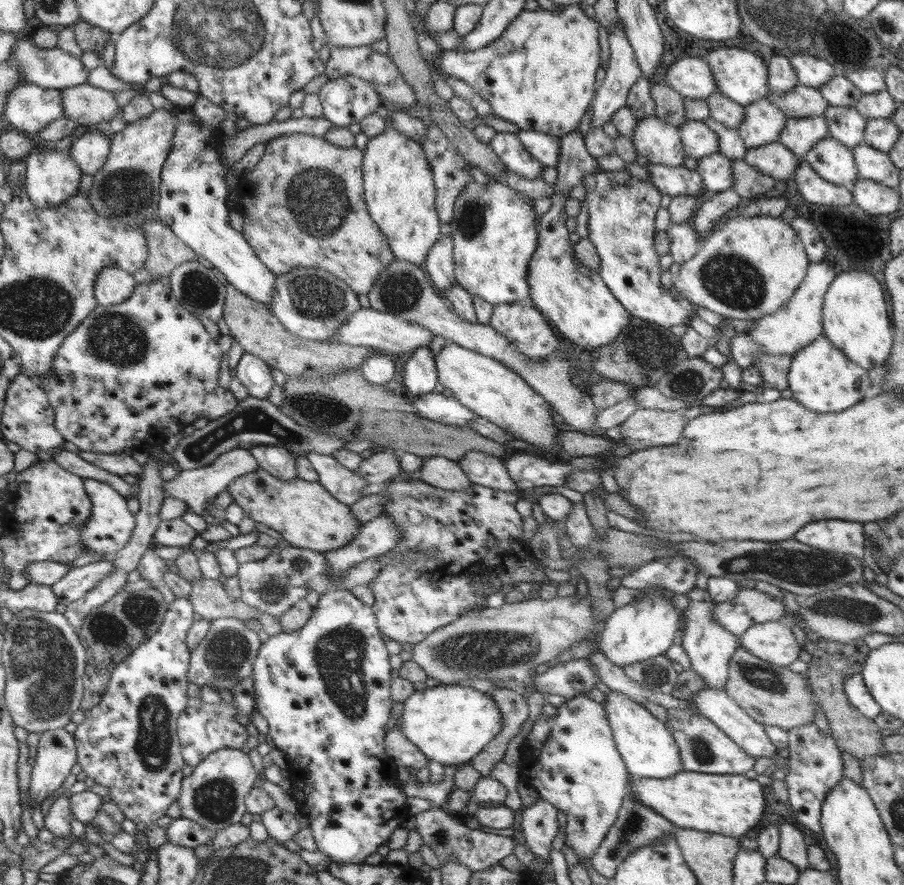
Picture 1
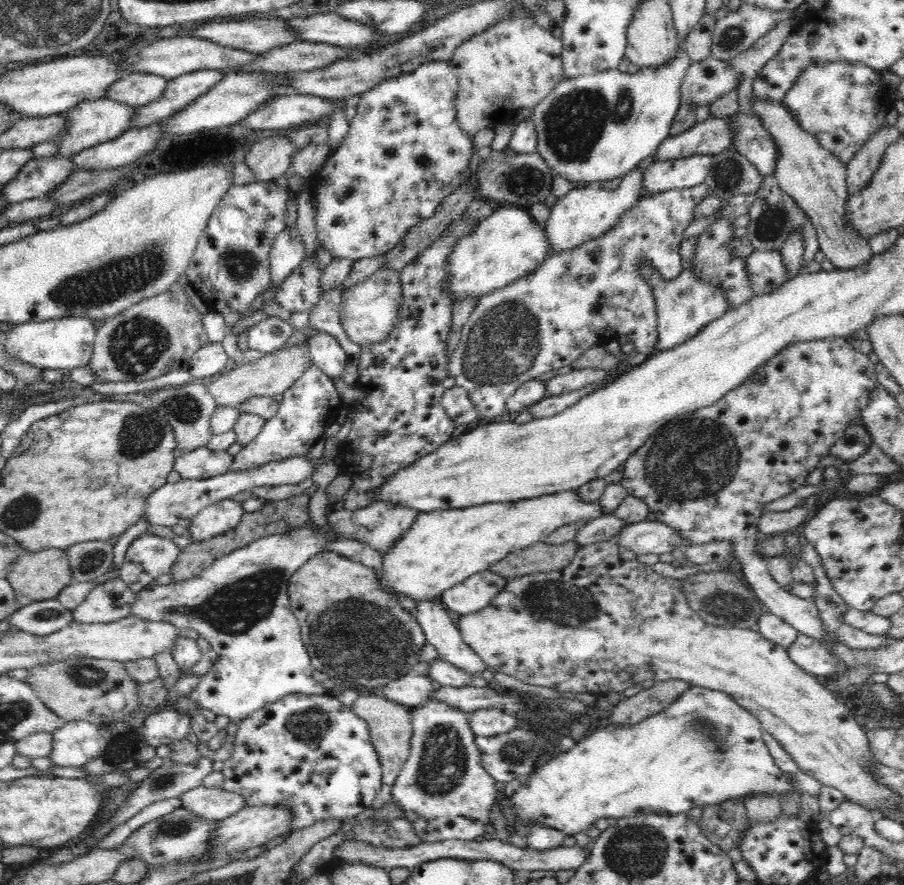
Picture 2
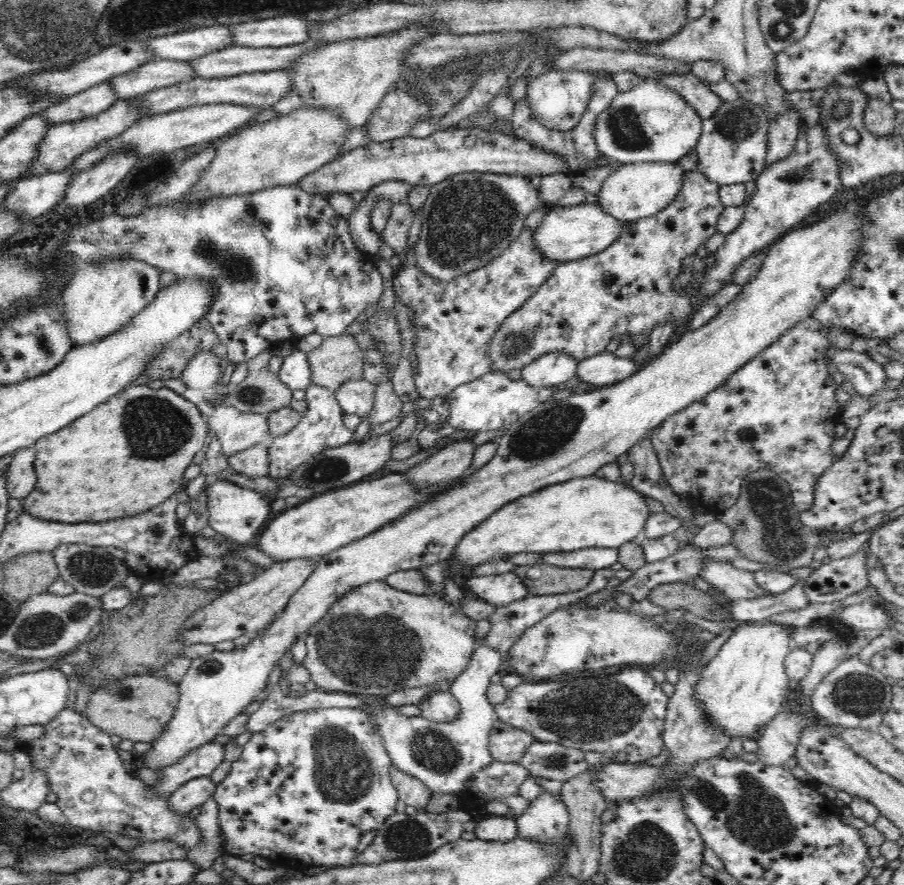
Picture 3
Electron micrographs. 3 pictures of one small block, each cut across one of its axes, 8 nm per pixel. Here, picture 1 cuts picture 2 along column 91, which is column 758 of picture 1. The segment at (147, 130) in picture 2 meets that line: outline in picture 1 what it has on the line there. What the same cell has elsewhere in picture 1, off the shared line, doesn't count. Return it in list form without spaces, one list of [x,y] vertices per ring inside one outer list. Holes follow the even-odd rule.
[[[778,141],[748,148],[743,159],[763,174],[780,181],[794,180],[800,164],[800,158]]]

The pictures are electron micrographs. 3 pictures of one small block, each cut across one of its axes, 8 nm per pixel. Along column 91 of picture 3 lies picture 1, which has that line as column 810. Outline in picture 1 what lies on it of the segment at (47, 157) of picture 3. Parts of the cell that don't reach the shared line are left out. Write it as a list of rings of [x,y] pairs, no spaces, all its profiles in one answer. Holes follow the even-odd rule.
[[[788,117],[786,126],[778,136],[778,142],[800,159],[805,159],[814,143],[828,136],[828,125],[824,117]]]

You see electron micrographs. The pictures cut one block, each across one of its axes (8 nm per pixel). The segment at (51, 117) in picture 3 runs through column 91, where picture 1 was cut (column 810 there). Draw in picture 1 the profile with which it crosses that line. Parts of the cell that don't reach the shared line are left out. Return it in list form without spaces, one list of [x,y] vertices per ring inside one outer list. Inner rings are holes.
[[[800,84],[784,94],[772,94],[772,91],[768,90],[766,100],[778,106],[787,118],[824,117],[830,106],[818,89]]]

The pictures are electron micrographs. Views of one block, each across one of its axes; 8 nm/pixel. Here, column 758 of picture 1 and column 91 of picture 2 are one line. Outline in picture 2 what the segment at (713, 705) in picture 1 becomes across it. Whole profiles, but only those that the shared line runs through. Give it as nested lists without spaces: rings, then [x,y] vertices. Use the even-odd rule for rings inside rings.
[[[85,720],[65,722],[53,732],[53,749],[49,754],[54,768],[82,767],[86,762],[103,756],[106,745],[114,741],[115,733],[106,725]]]

